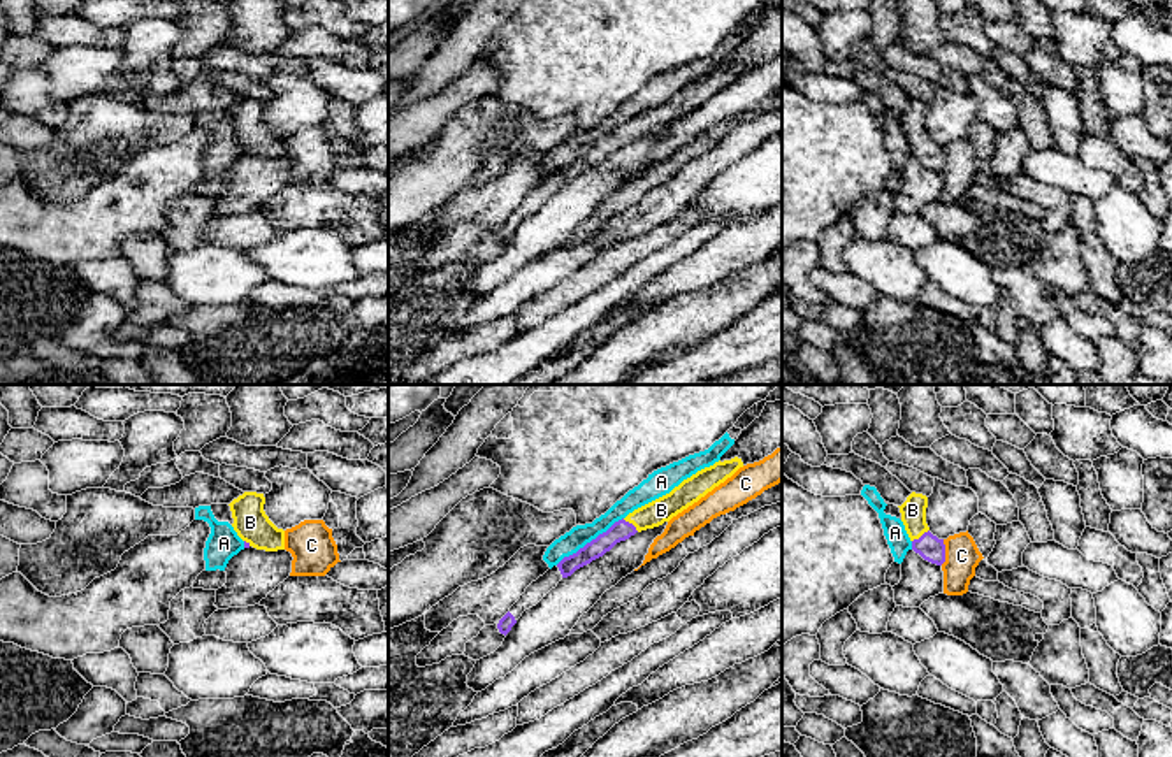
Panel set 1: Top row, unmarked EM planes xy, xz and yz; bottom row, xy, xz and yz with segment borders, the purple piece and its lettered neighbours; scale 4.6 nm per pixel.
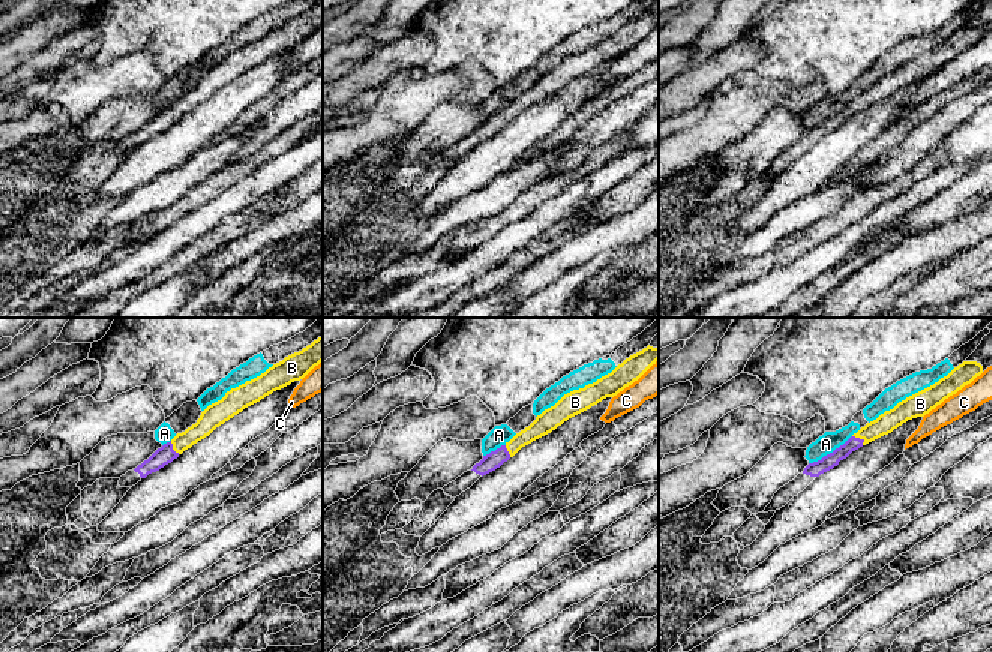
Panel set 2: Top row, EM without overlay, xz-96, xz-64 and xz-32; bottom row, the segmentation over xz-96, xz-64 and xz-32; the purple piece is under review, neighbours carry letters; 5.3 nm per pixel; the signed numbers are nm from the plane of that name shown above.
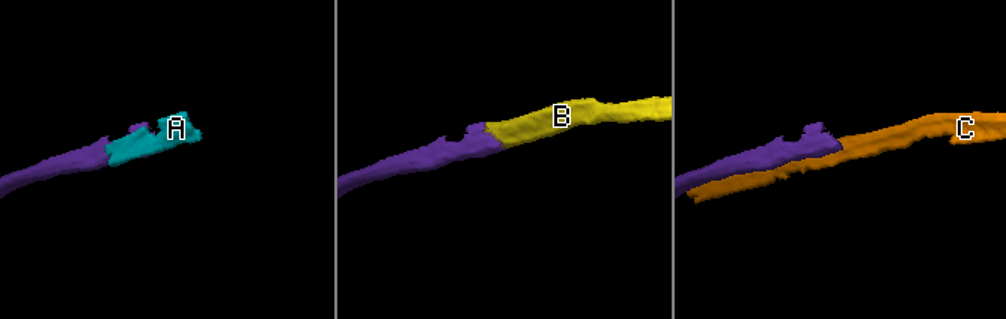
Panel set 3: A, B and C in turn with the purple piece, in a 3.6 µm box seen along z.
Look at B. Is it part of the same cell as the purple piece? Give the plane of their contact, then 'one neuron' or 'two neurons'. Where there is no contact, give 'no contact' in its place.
xz | one neuron

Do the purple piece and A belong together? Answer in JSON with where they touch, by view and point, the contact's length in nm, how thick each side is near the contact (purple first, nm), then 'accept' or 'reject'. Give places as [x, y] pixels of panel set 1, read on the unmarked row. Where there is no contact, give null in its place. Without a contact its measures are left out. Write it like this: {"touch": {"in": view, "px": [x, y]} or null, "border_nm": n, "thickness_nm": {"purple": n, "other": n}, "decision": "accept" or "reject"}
{"touch": {"in": "xz", "px": [591, 148]}, "border_nm": 380, "thickness_nm": {"purple": 90, "other": 100}, "decision": "reject"}

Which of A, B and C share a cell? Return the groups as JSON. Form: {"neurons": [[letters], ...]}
{"neurons": [["A"], ["B"], ["C"]]}

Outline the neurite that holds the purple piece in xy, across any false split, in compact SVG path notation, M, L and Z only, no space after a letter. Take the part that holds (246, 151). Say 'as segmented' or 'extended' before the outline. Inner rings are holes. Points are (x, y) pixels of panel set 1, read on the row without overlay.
extended; M244 98L228 112L234 125L234 137L244 148L244 155L265 158L285 156L285 137L278 135L264 118L265 104L257 98Z

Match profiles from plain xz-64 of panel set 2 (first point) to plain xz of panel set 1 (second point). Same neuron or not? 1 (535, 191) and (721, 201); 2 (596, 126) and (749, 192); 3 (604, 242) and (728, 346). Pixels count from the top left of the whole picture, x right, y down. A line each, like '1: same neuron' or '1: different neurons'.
1: different neurons
2: different neurons
3: different neurons

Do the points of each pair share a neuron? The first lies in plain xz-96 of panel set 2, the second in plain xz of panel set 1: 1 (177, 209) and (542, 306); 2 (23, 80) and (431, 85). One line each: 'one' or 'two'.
1: one
2: two

